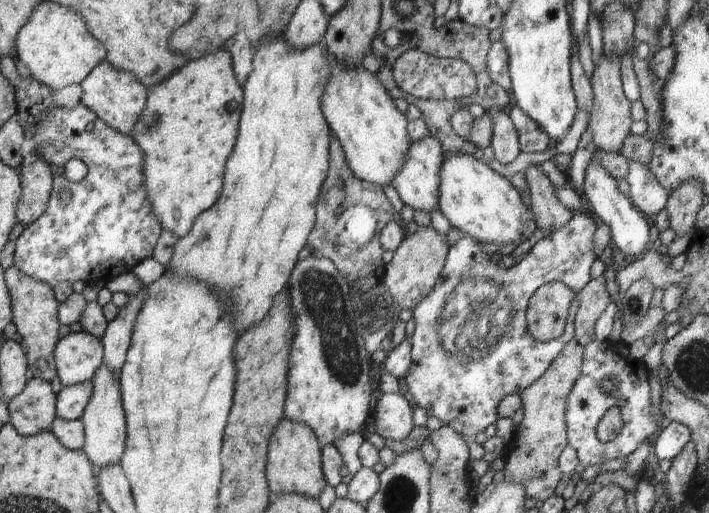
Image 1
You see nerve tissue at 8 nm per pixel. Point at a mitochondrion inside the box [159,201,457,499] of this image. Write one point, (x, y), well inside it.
(322, 298)

